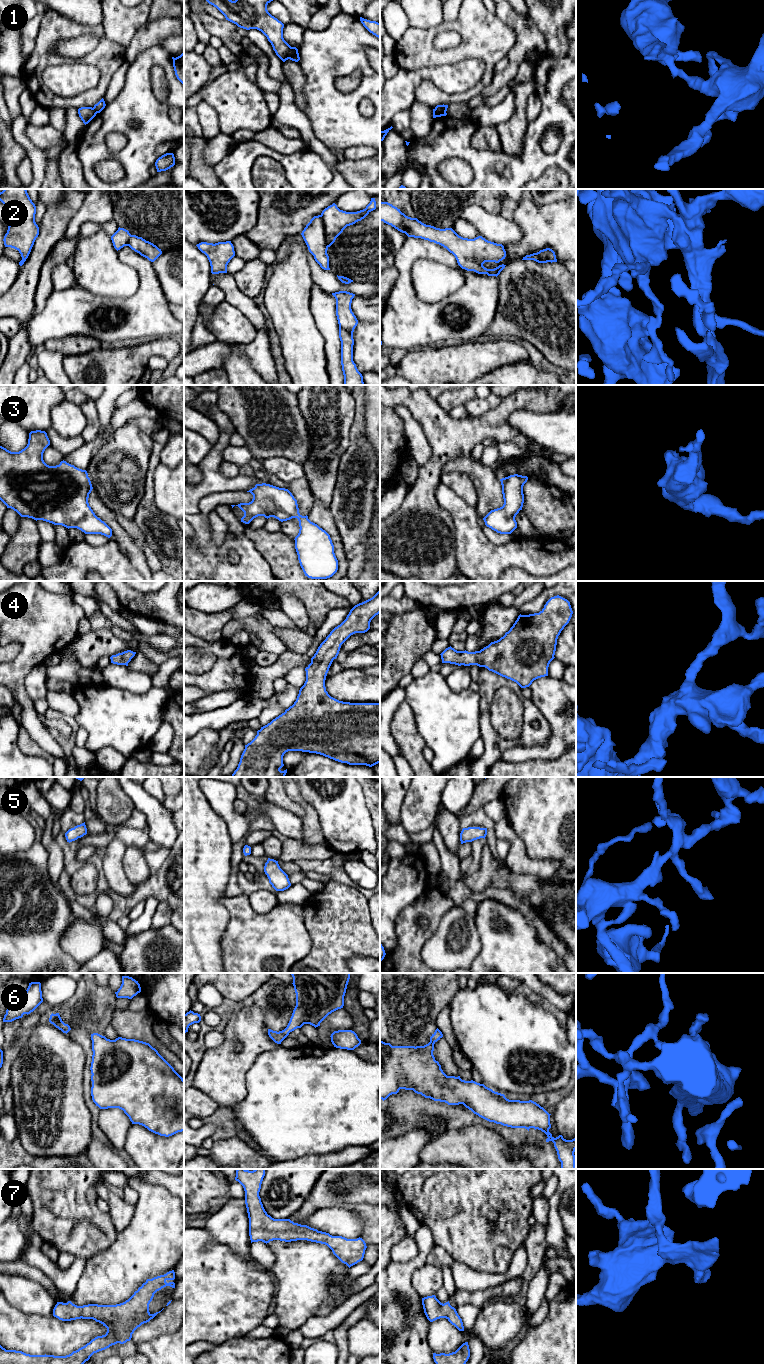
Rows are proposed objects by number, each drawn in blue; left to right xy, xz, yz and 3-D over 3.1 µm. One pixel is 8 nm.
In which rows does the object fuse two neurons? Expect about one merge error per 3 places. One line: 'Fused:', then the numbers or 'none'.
Fused: 1

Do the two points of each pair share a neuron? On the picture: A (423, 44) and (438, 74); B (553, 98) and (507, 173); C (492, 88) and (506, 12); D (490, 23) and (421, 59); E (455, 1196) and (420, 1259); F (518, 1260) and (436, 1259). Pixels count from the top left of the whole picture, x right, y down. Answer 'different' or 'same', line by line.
A: different
B: same
C: same
D: same
E: different
F: same

